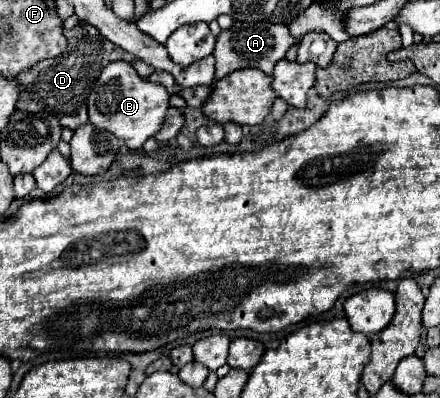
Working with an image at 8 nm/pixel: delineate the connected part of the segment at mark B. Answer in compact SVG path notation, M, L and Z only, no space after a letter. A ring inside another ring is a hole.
M128 61L108 63L94 89L88 95L88 117L90 123L98 129L104 129L120 139L124 139L128 149L142 149L148 137L154 137L164 125L168 103L168 91L148 79L142 79Z

